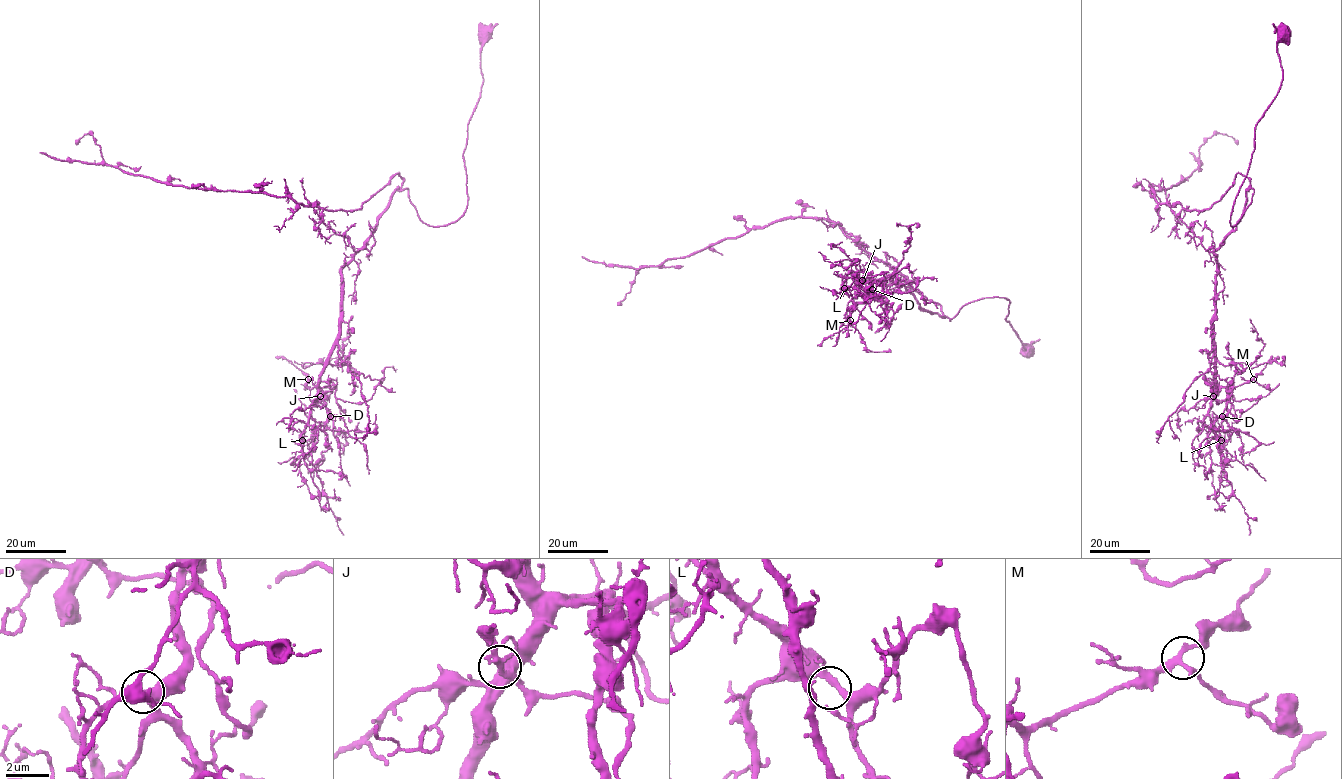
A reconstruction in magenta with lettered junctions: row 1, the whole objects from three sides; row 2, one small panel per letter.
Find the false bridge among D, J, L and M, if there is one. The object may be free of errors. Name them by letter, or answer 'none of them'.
J

